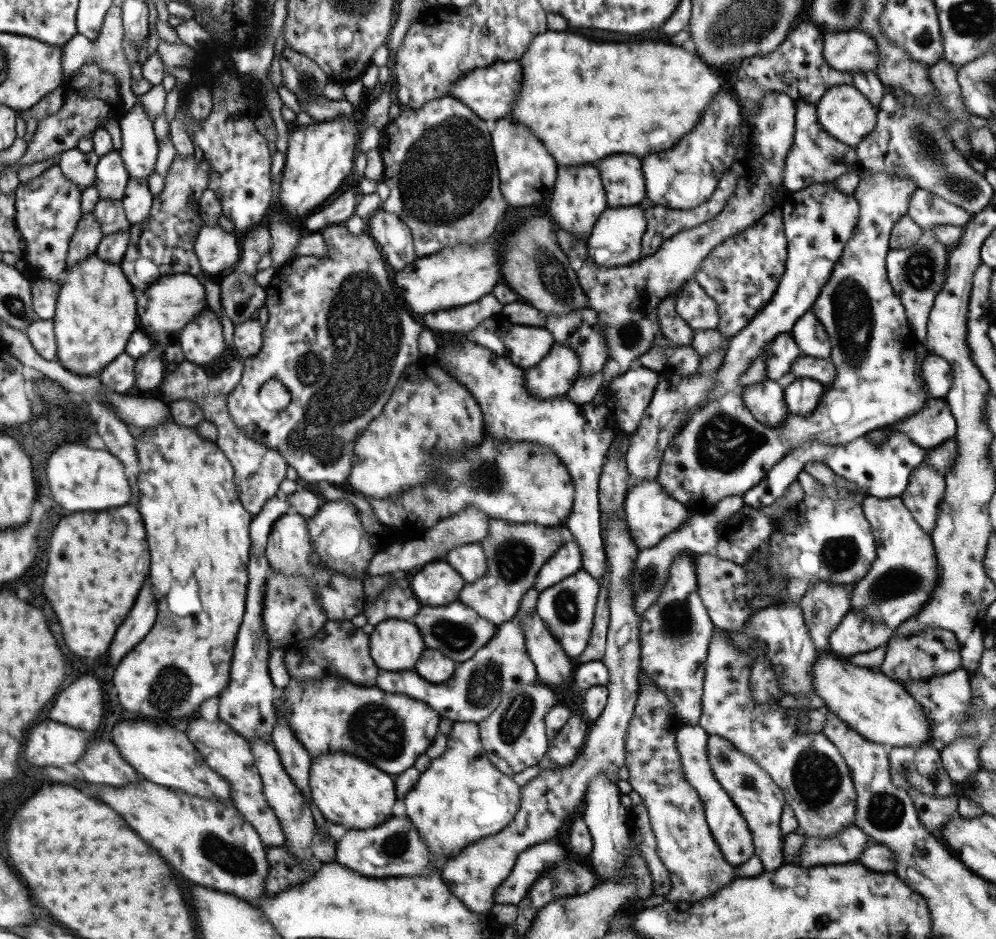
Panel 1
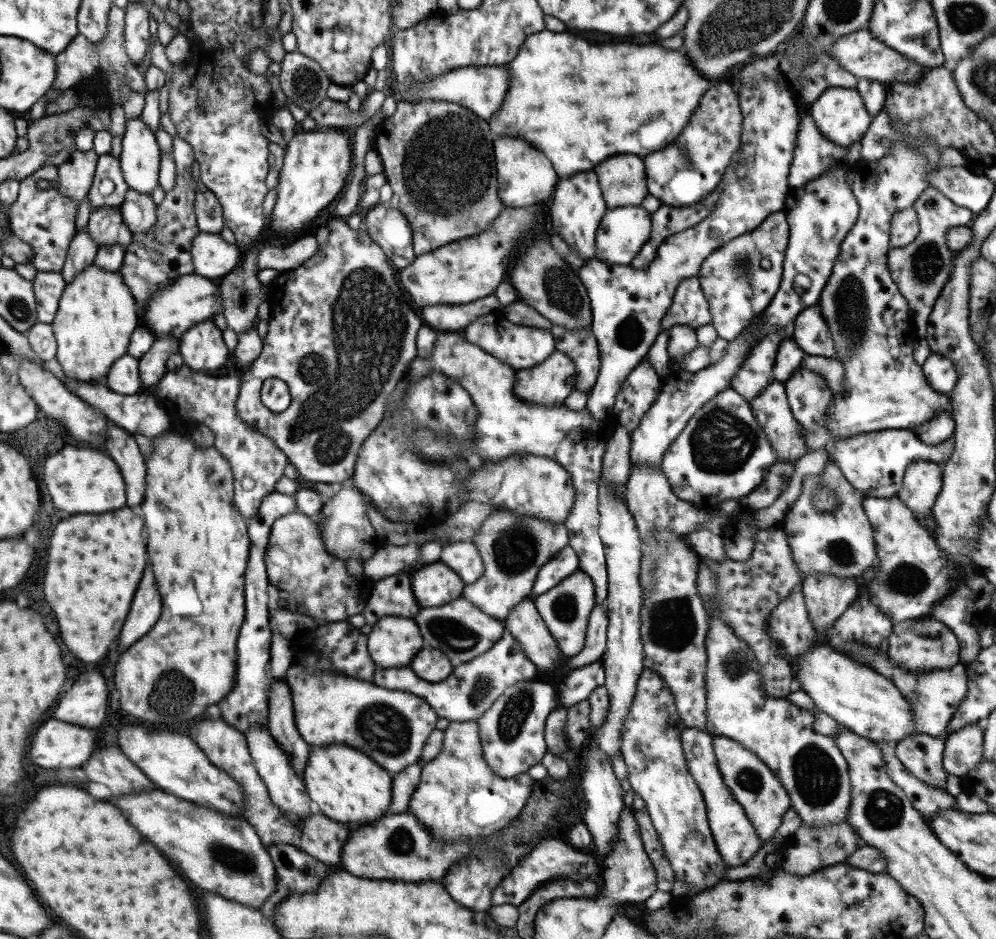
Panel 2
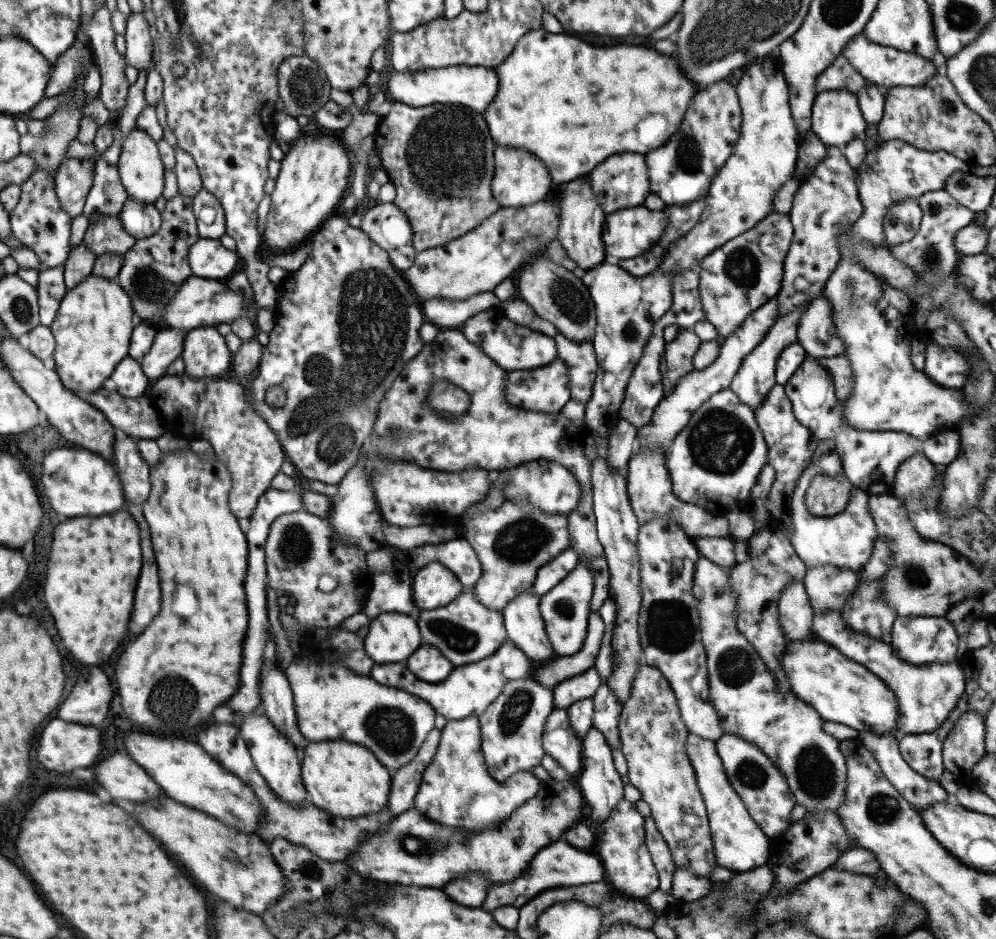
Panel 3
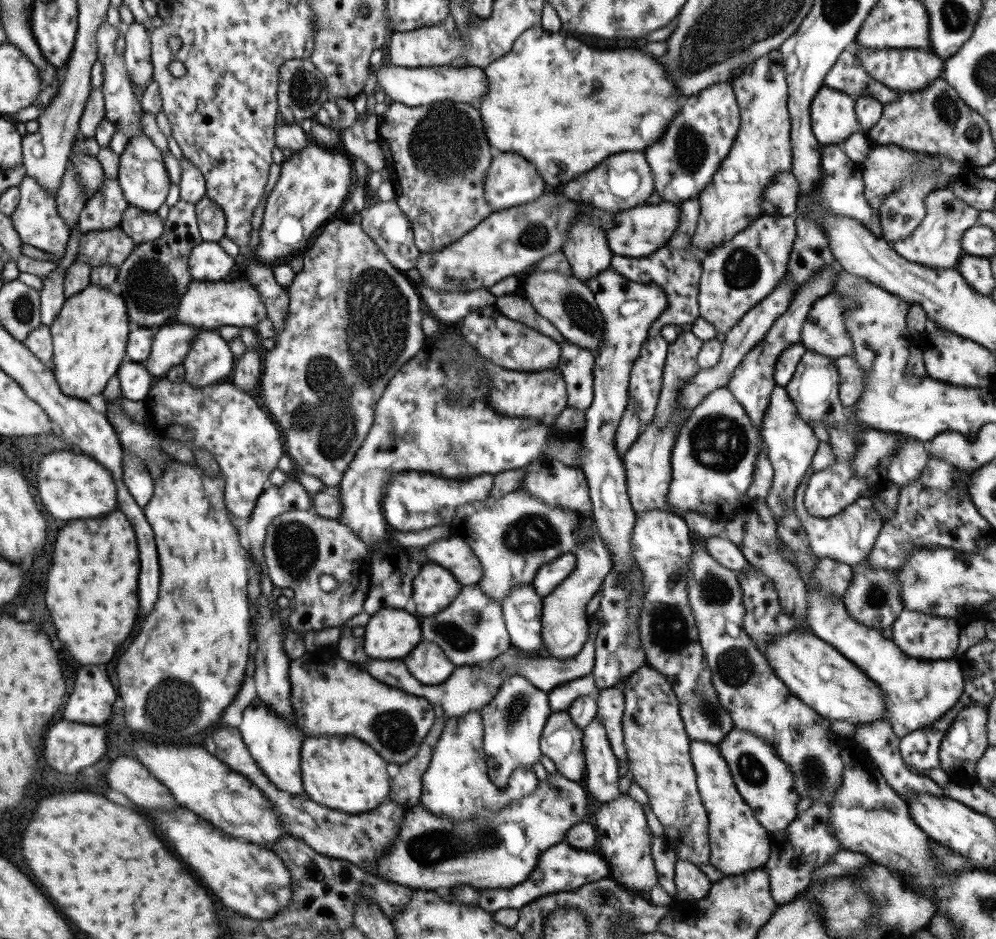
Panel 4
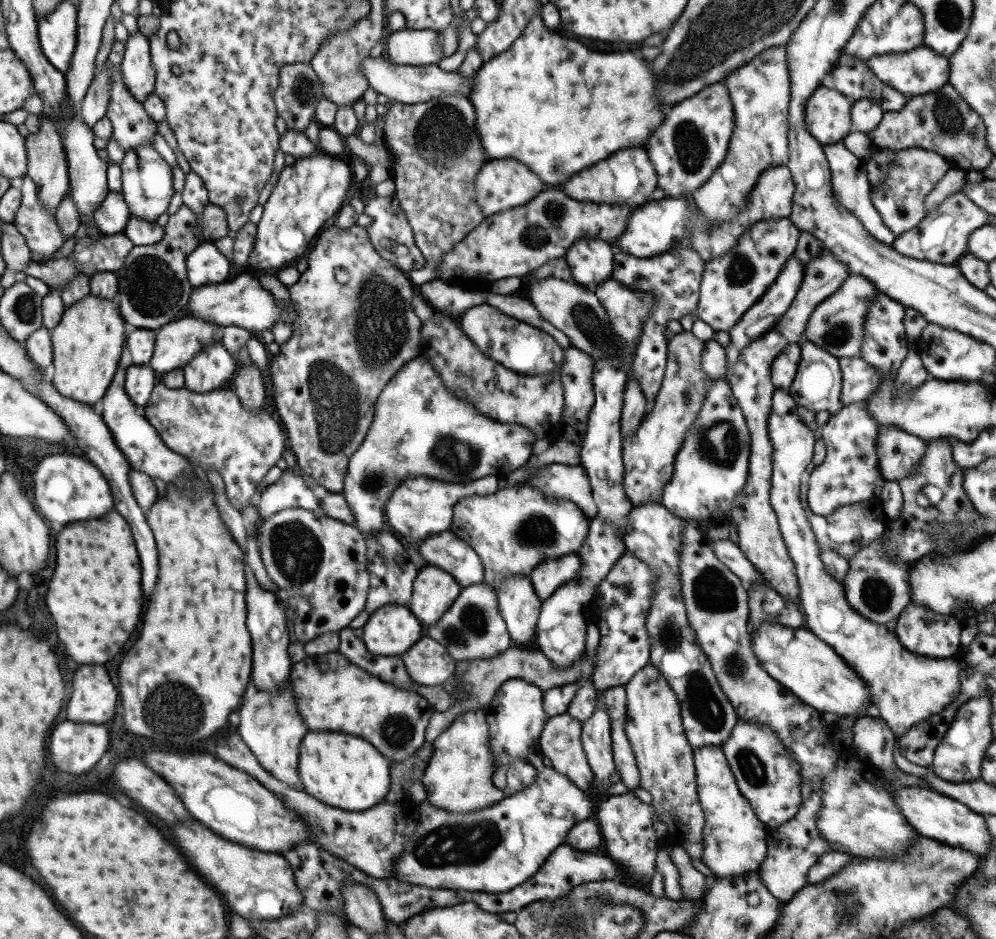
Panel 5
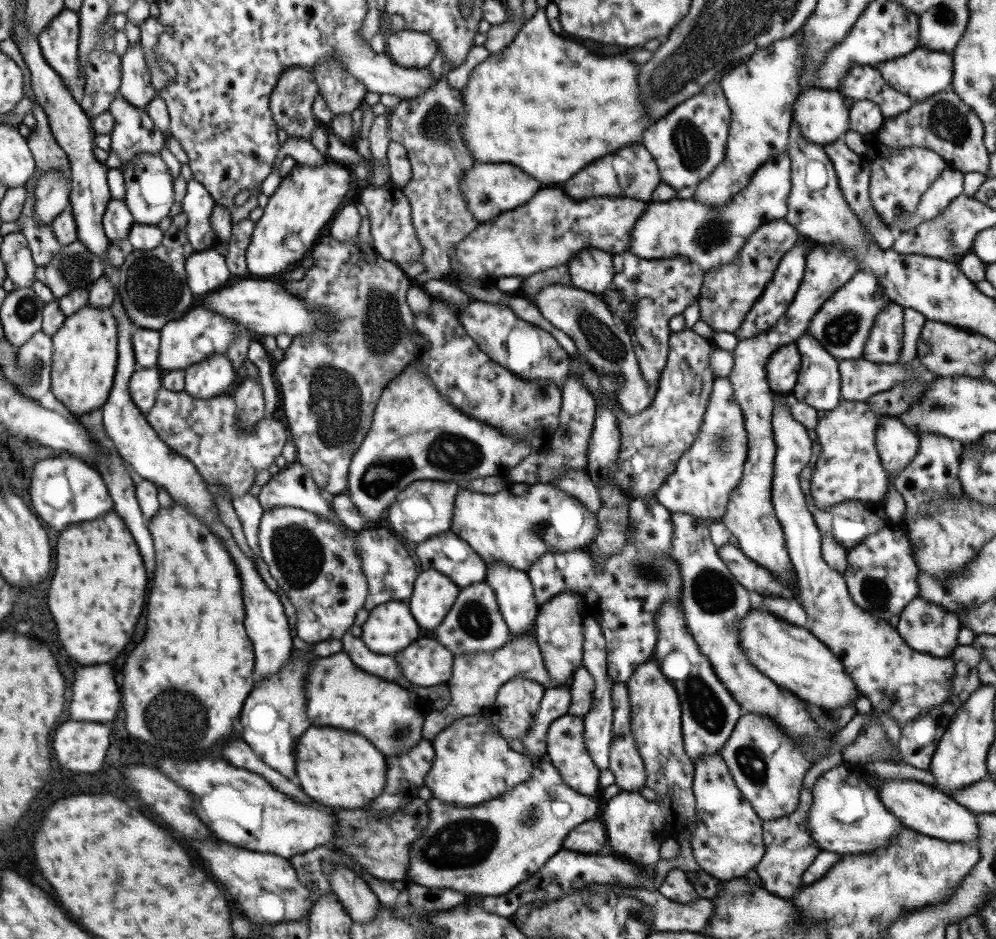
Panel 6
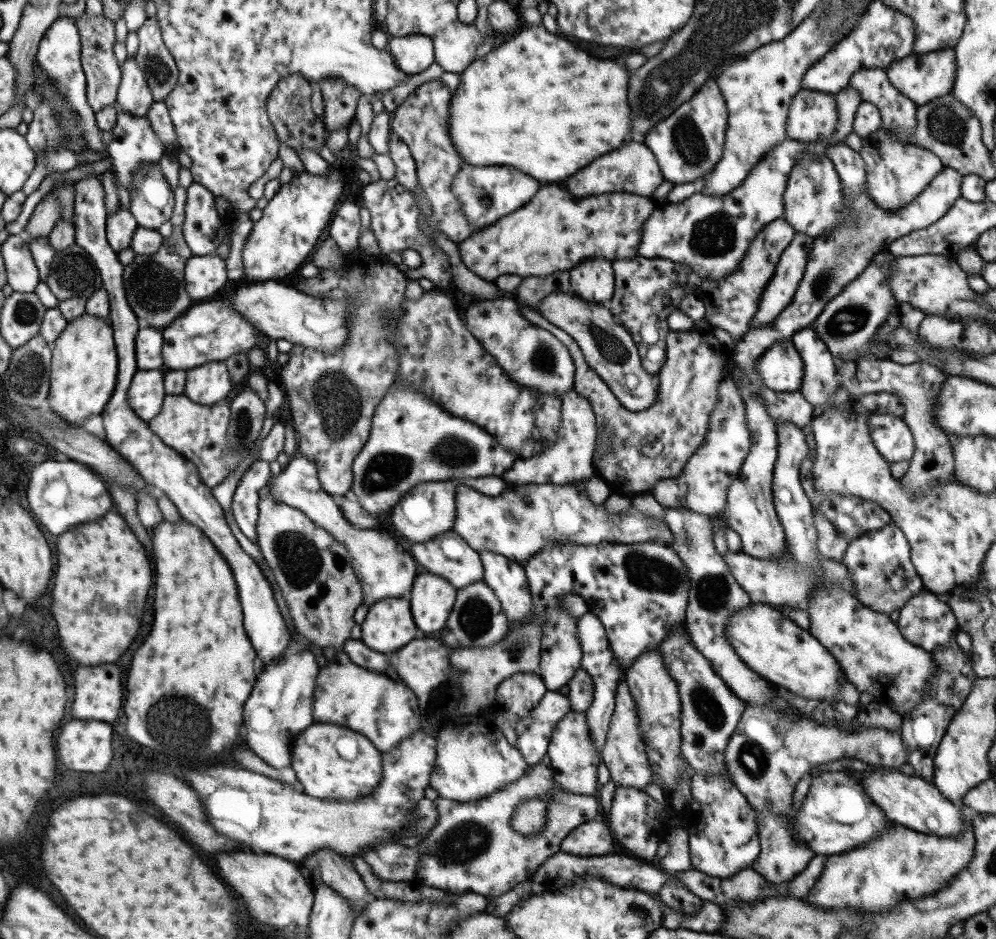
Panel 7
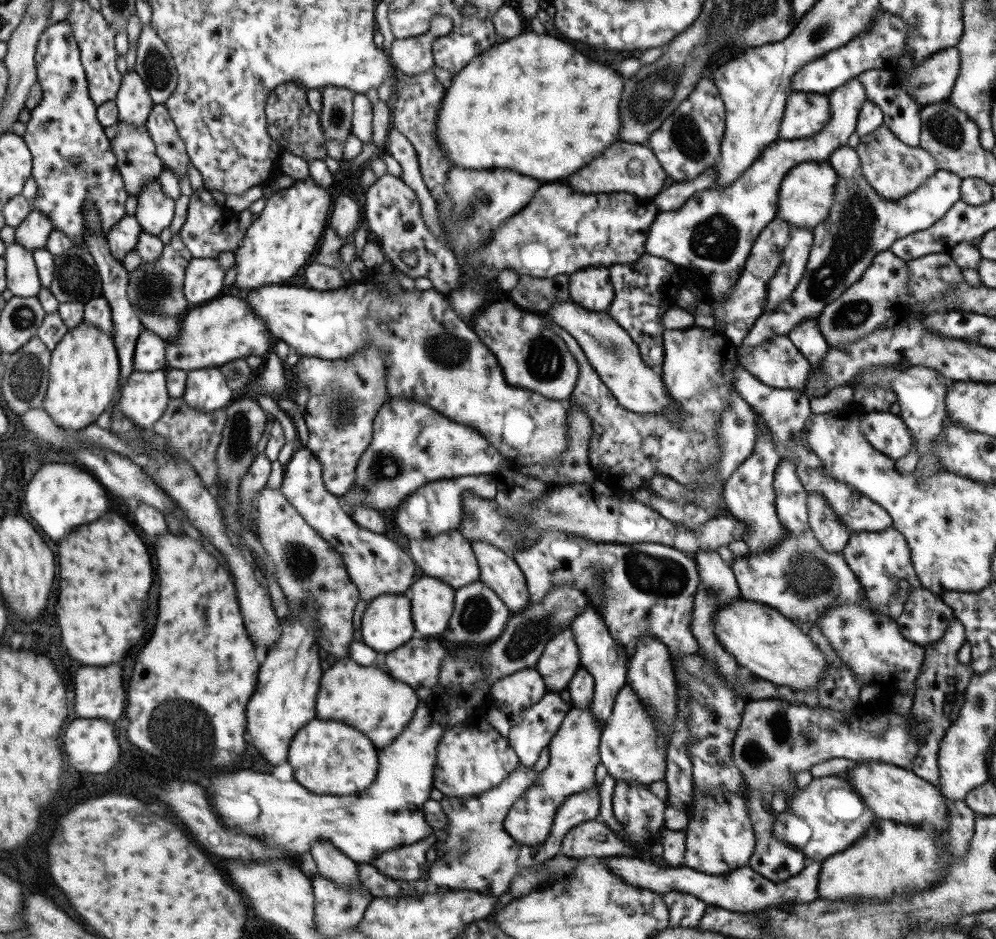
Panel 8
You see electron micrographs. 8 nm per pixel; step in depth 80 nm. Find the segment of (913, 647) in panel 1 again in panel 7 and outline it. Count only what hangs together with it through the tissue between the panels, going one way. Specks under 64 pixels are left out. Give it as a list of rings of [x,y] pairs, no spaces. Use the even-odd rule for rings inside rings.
[[[919,592],[906,600],[898,610],[896,627],[903,639],[909,641],[913,646],[931,653],[941,650],[948,644],[949,639],[954,636],[958,624],[947,603],[941,601],[937,595],[931,592]]]

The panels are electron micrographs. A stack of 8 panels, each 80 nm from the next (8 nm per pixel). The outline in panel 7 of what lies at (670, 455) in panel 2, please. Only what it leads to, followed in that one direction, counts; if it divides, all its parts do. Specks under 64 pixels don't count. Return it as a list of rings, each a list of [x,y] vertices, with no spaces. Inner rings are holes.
[[[725,378],[717,385],[717,402],[709,413],[703,444],[685,462],[680,475],[658,479],[648,493],[661,507],[686,508],[712,518],[720,517],[725,507],[728,486],[740,472],[751,446],[751,433],[746,425],[744,404],[738,391],[731,378]]]

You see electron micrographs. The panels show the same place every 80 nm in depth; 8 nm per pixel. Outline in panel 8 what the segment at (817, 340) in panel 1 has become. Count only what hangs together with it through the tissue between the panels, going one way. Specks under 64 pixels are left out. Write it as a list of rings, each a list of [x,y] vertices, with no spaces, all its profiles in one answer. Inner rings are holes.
[[[889,249],[877,252],[860,279],[826,304],[816,317],[819,332],[828,346],[853,342],[865,336],[865,332],[875,330],[882,322],[888,322],[895,312],[901,312],[913,300],[906,293],[907,279],[906,261],[897,258]]]

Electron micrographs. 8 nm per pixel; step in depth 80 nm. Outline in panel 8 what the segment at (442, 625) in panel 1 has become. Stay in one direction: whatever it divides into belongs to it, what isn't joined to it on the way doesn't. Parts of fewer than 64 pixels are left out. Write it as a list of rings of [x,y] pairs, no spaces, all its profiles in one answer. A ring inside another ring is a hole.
[[[481,581],[454,589],[453,614],[449,618],[447,629],[441,632],[441,638],[455,642],[461,647],[484,646],[492,643],[503,632],[511,613],[499,600],[499,597]]]

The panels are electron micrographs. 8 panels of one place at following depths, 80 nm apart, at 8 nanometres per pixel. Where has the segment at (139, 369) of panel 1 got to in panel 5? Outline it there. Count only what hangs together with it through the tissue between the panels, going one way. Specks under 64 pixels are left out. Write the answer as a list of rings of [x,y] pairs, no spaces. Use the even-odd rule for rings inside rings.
[[[183,315],[175,321],[169,321],[167,324],[156,329],[153,352],[147,366],[152,368],[157,376],[175,369],[181,369],[191,360],[191,357],[196,352],[201,350],[201,347],[204,347],[205,343],[220,342],[221,328],[218,324],[205,322],[200,318],[193,318],[188,315]]]

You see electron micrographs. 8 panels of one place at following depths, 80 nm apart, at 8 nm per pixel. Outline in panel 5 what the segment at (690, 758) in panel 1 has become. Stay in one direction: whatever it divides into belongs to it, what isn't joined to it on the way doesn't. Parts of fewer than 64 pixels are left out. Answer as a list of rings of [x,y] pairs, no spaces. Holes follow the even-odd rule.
[[[706,747],[693,749],[692,759],[695,769],[696,793],[701,810],[704,814],[702,827],[702,846],[699,860],[708,868],[709,873],[717,877],[737,876],[747,871],[755,871],[766,857],[765,825],[755,816],[750,804],[738,791],[734,776],[726,763],[720,747]]]

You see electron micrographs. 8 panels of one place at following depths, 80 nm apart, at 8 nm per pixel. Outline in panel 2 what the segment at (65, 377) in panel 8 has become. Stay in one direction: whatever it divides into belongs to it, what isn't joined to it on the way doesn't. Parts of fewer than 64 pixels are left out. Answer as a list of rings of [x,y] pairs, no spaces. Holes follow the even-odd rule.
[[[94,262],[72,276],[62,290],[50,322],[56,340],[55,360],[67,378],[99,382],[109,367],[127,352],[130,334],[137,324],[136,302],[118,271],[106,271]]]

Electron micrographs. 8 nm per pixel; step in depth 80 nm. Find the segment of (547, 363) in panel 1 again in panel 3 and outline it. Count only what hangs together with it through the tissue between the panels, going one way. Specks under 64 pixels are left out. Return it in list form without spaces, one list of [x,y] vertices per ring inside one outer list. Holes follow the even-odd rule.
[[[557,356],[551,363],[536,369],[508,371],[504,382],[504,399],[511,405],[526,411],[544,412],[545,414],[559,413],[560,408],[570,399],[570,382],[565,363]]]

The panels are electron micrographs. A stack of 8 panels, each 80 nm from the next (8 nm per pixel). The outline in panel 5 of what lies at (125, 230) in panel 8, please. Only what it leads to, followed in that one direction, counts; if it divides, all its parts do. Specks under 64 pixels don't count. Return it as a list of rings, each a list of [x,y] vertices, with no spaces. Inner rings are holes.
[[[107,191],[92,214],[92,223],[102,234],[111,236],[124,229],[129,216],[128,206],[118,192]]]

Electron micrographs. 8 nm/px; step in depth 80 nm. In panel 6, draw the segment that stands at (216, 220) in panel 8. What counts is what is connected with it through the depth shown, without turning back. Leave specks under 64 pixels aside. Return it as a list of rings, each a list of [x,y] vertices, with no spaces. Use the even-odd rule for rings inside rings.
[[[192,176],[186,181],[182,198],[182,211],[186,214],[185,234],[194,251],[214,248],[219,241],[209,226],[209,215],[214,200],[205,187]]]

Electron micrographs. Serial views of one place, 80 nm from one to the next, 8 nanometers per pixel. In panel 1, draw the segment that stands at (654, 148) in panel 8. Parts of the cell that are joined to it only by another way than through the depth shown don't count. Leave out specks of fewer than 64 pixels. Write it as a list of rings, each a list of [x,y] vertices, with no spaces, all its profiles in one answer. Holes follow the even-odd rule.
[[[731,87],[723,88],[703,112],[697,126],[683,136],[671,150],[649,153],[640,158],[645,185],[645,198],[652,206],[689,210],[705,202],[715,190],[720,176],[732,162],[735,148],[740,144],[741,108]]]

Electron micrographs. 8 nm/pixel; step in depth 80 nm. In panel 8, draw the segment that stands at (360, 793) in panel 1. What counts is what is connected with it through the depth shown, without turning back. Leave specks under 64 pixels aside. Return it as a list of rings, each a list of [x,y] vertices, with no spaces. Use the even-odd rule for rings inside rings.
[[[311,720],[301,732],[297,732],[289,744],[287,762],[293,768],[295,780],[313,794],[349,796],[365,790],[377,772],[377,752],[367,738],[337,722]]]

